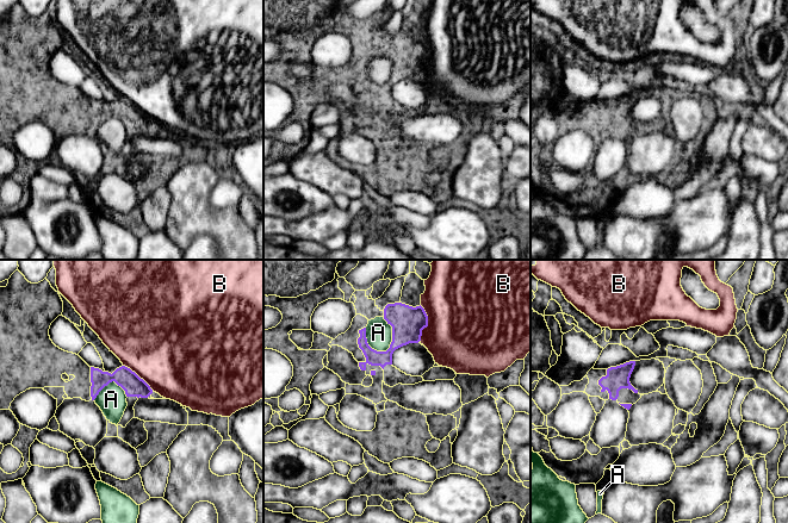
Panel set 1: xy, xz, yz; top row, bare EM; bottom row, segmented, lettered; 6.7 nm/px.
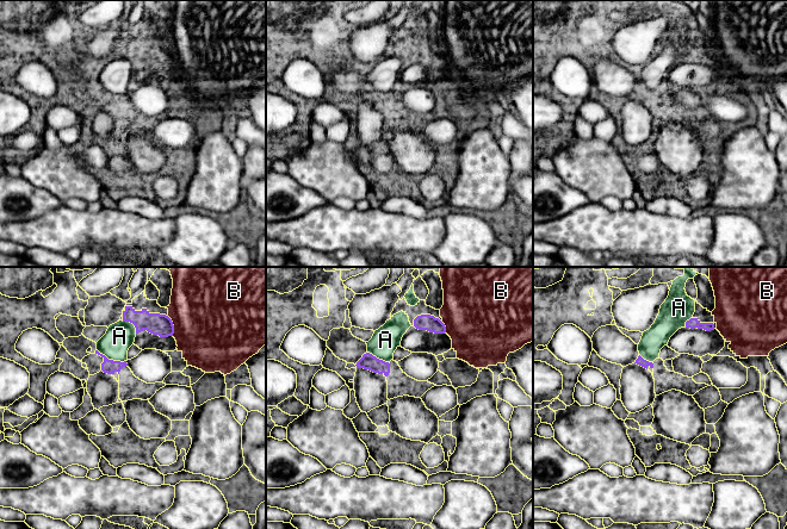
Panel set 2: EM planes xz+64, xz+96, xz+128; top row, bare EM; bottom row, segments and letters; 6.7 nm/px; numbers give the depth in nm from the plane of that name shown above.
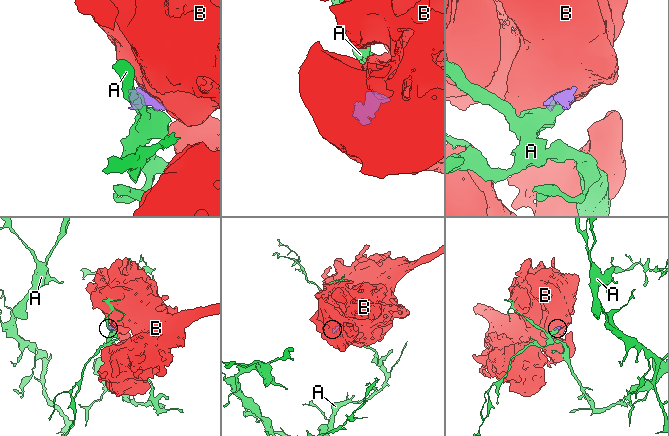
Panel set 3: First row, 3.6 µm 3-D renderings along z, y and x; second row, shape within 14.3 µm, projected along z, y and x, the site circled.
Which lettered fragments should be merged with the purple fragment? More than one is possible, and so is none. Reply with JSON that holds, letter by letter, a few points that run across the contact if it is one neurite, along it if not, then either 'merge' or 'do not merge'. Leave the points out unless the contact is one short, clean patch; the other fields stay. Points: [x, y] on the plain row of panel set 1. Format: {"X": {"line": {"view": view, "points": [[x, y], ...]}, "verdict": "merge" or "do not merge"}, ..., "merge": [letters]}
{"A": {"line": {"view": "xz", "points": [[384, 50], [391, 60], [391, 76], [385, 83], [377, 85]]}, "verdict": "do not merge"}, "B": {"verdict": "do not merge"}, "merge": []}

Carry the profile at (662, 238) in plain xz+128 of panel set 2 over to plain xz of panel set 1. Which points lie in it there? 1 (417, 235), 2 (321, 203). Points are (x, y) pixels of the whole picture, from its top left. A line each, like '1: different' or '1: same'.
1: different
2: different

